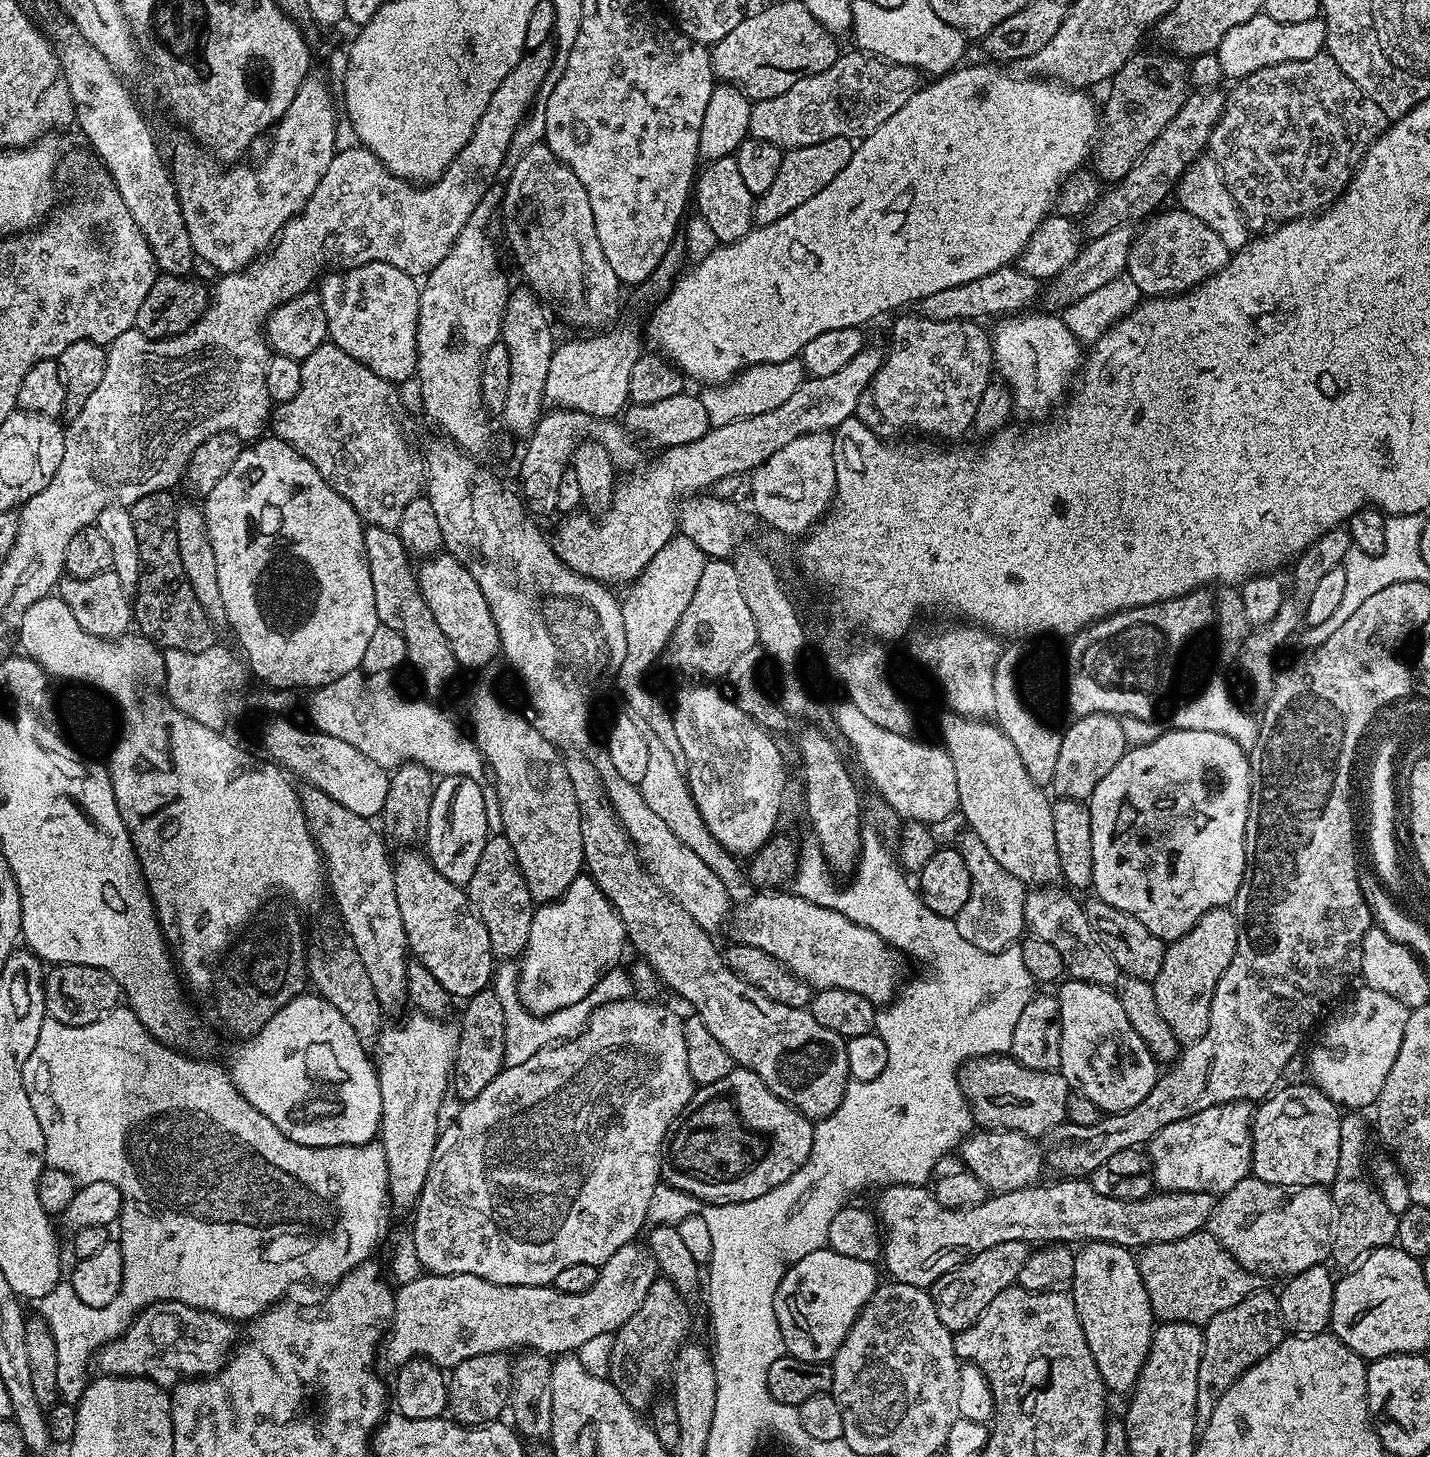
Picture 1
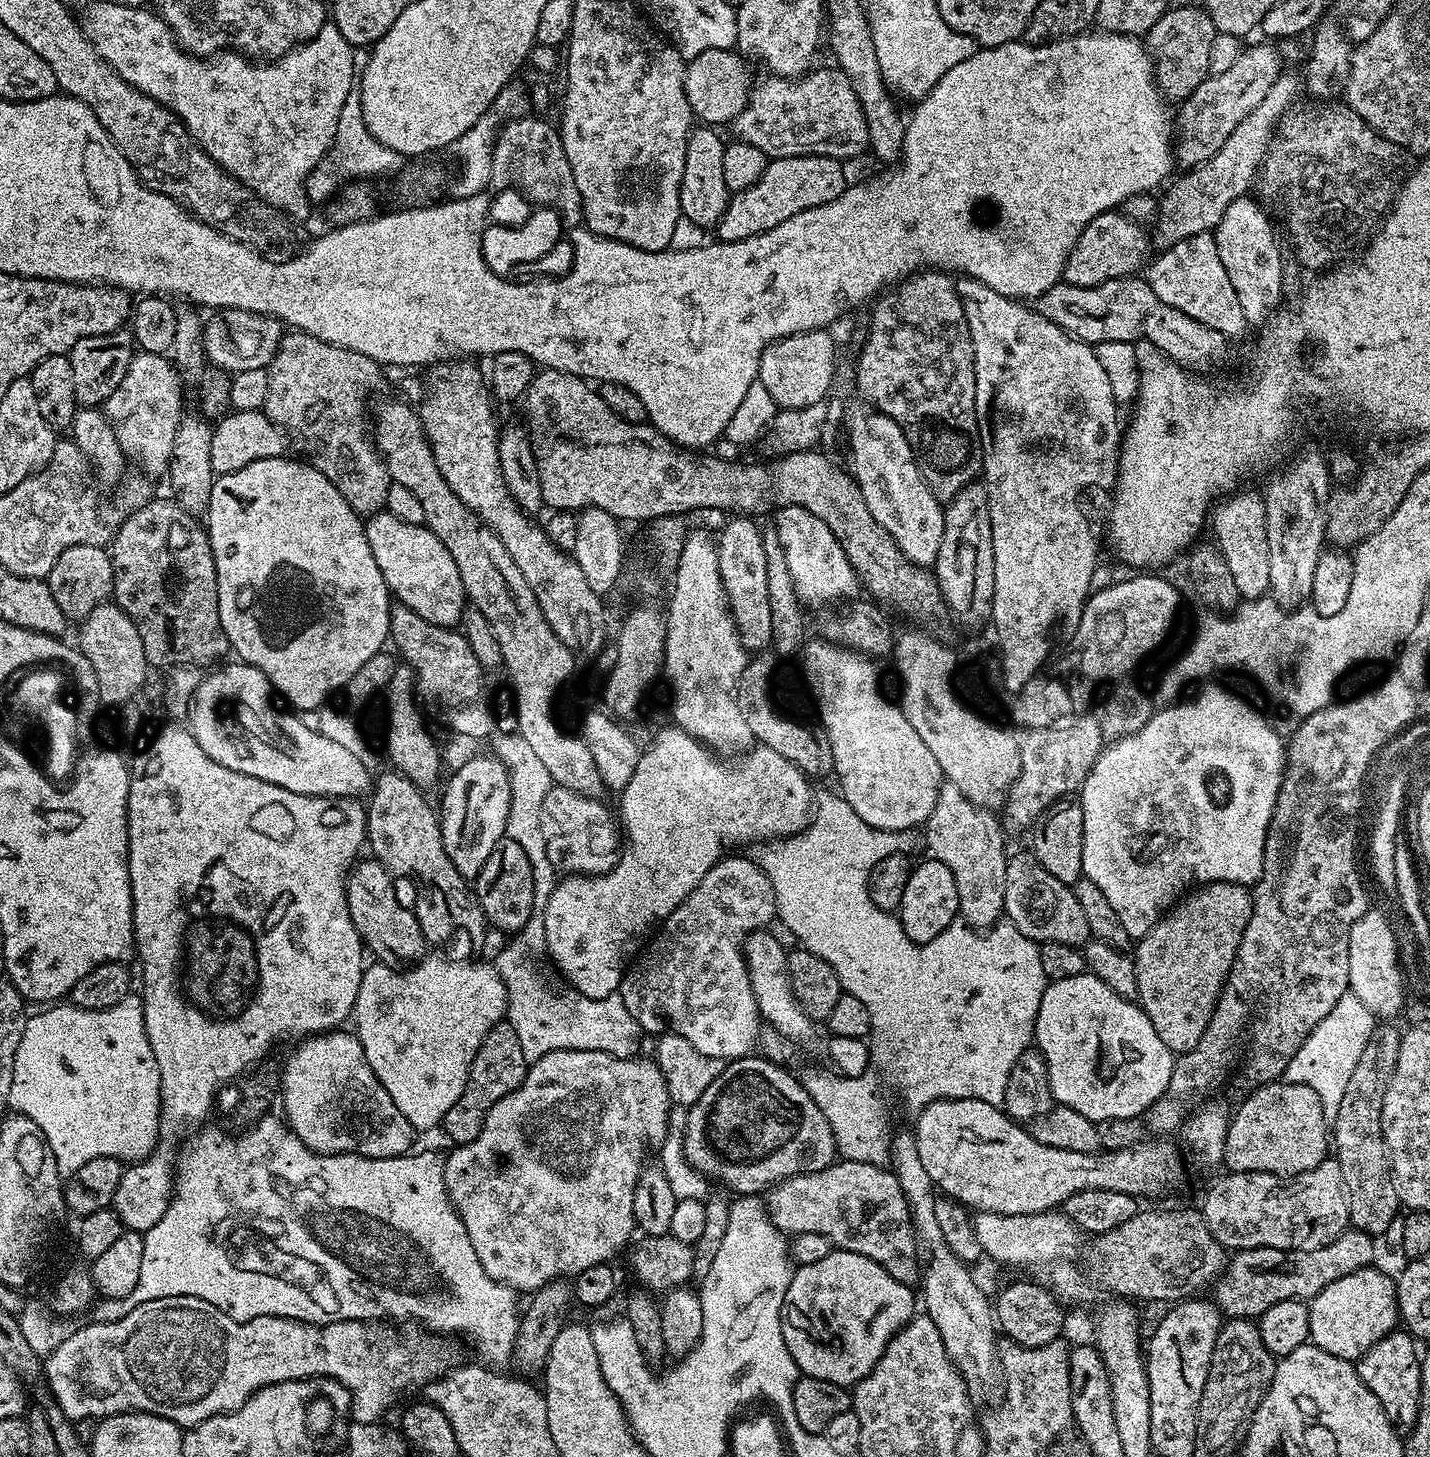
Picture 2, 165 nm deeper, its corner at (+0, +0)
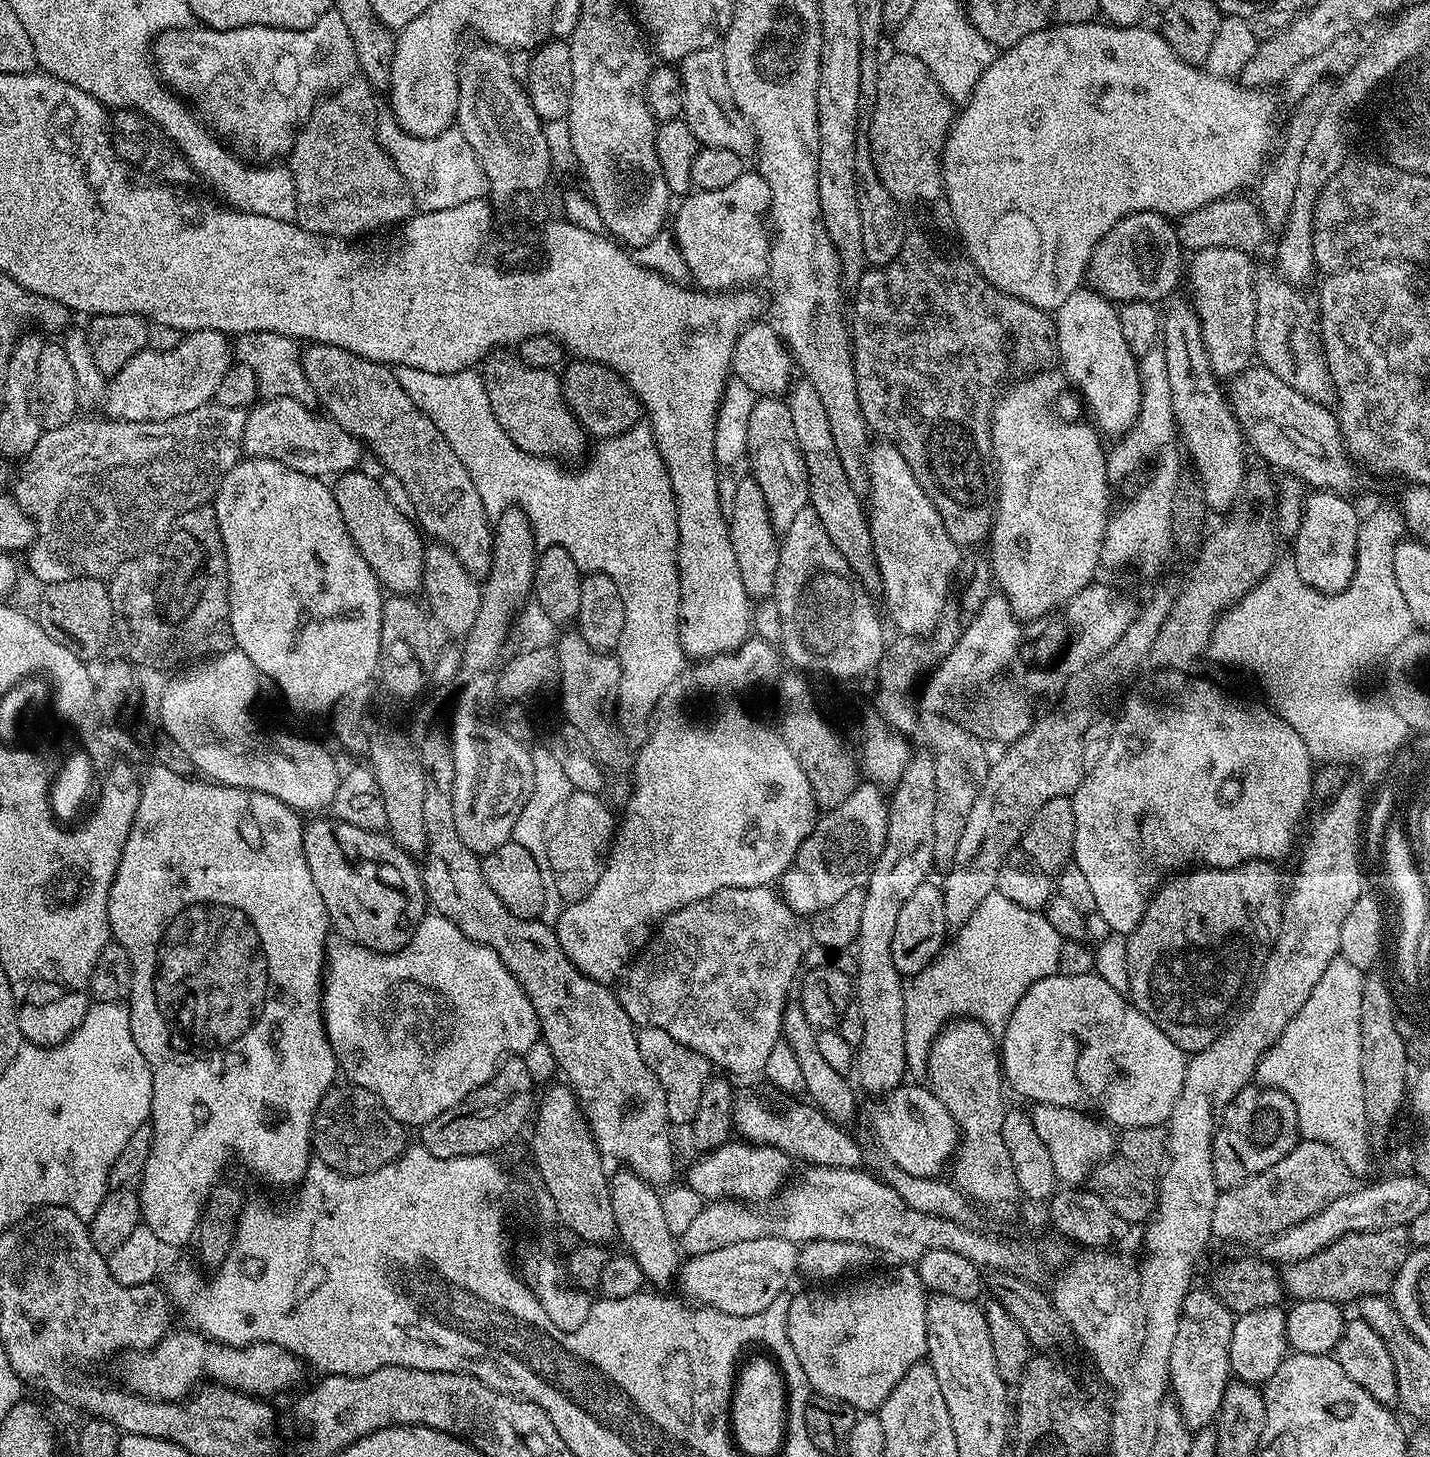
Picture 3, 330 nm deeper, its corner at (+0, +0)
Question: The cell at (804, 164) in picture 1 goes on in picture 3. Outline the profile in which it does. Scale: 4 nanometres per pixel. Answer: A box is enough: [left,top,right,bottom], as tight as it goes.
[674,170,772,290]

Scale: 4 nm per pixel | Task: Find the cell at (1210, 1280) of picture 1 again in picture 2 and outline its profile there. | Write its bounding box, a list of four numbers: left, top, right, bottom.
[1214,1230,1377,1318]

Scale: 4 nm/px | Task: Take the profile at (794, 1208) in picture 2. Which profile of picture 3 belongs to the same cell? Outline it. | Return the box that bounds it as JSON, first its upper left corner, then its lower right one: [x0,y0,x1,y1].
[688,1143,790,1202]

